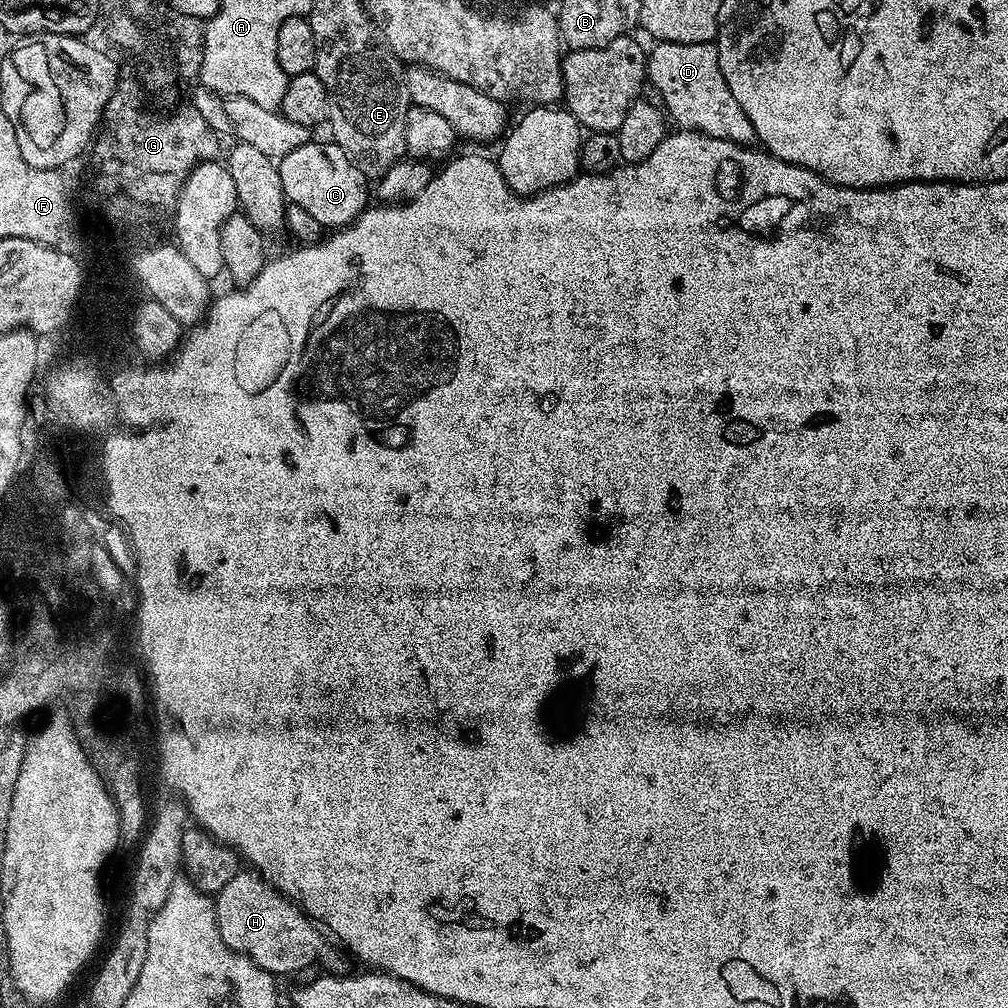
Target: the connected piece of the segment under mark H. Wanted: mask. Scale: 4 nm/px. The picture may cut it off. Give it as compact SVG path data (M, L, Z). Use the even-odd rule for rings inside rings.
M241 870L234 878L230 878L230 882L226 882L226 886L222 886L222 890L215 893L214 907L218 934L222 934L222 942L226 942L228 949L231 952L241 952L242 955L249 956L255 964L262 966L262 970L271 972L277 978L291 977L298 970L319 965L319 960L328 967L325 969L333 973L340 974L345 971L344 964L340 961L341 953L331 943L328 945L324 941L325 933L309 920L304 909L296 901L288 899L277 888L272 887L255 871Z

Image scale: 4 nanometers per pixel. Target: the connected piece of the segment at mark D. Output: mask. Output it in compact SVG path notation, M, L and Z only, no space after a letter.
M656 42L651 46L646 56L646 76L660 91L662 107L677 129L701 132L710 138L732 140L745 146L757 143L750 118L746 118L734 94L730 94L726 78L722 78L715 43Z

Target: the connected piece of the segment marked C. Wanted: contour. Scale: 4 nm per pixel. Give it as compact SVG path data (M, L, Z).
M311 142L300 146L282 157L278 167L285 201L306 210L324 230L339 230L354 223L369 207L370 180L335 142L327 143Z

